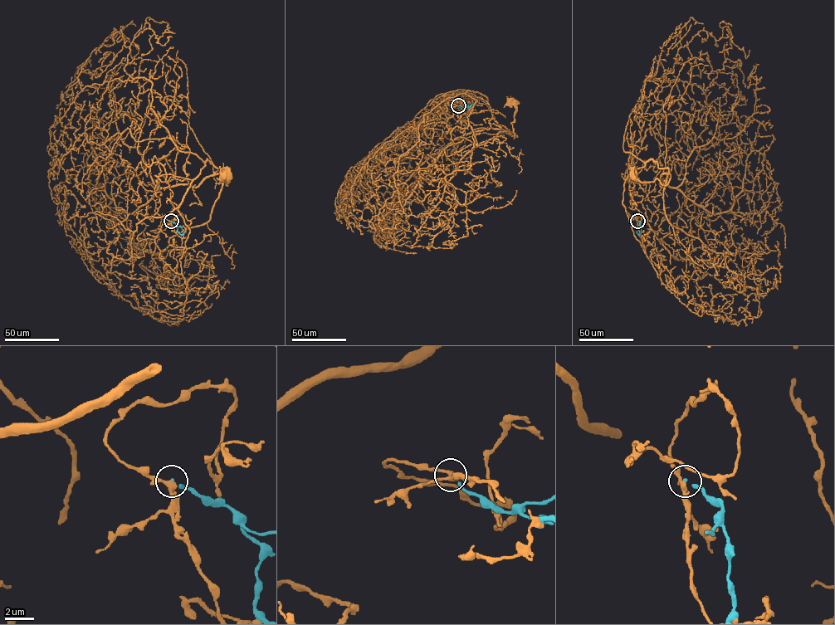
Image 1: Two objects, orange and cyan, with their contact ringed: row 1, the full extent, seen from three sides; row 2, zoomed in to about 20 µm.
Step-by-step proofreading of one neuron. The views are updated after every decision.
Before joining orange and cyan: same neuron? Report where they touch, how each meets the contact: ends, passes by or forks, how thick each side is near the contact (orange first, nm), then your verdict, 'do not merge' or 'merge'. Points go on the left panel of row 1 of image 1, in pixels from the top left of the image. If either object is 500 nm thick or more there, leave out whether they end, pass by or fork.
place (171, 221); orange passes by; cyan ends; calibres 260 and 150 nm; do not merge

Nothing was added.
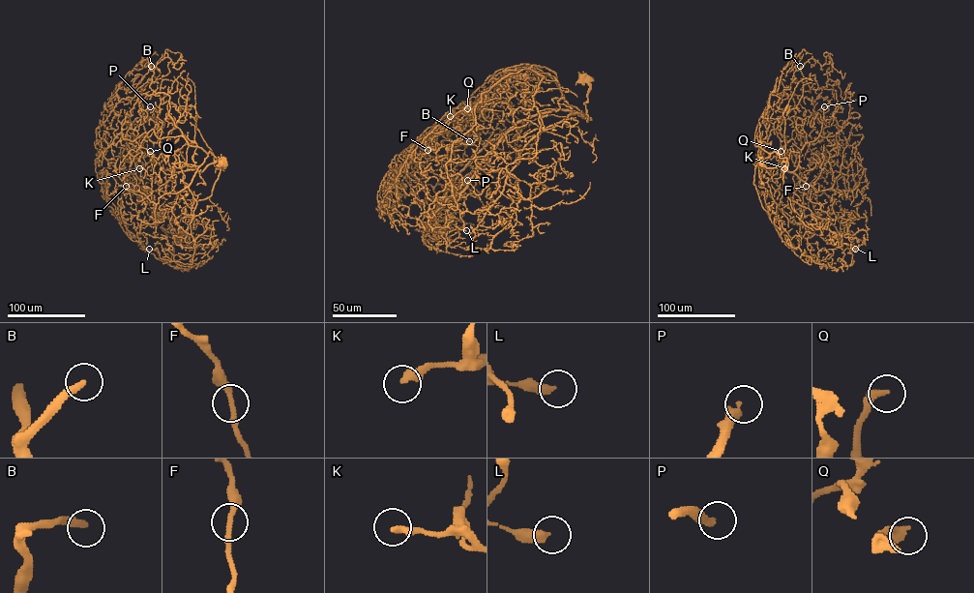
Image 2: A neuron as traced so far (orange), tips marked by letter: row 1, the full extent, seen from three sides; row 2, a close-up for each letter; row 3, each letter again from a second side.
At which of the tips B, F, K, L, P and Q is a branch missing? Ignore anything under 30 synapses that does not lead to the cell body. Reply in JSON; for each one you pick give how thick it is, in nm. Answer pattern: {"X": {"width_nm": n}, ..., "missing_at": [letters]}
{"B": {"width_nm": 320}, "P": {"width_nm": 340}, "missing_at": ["B", "P"]}

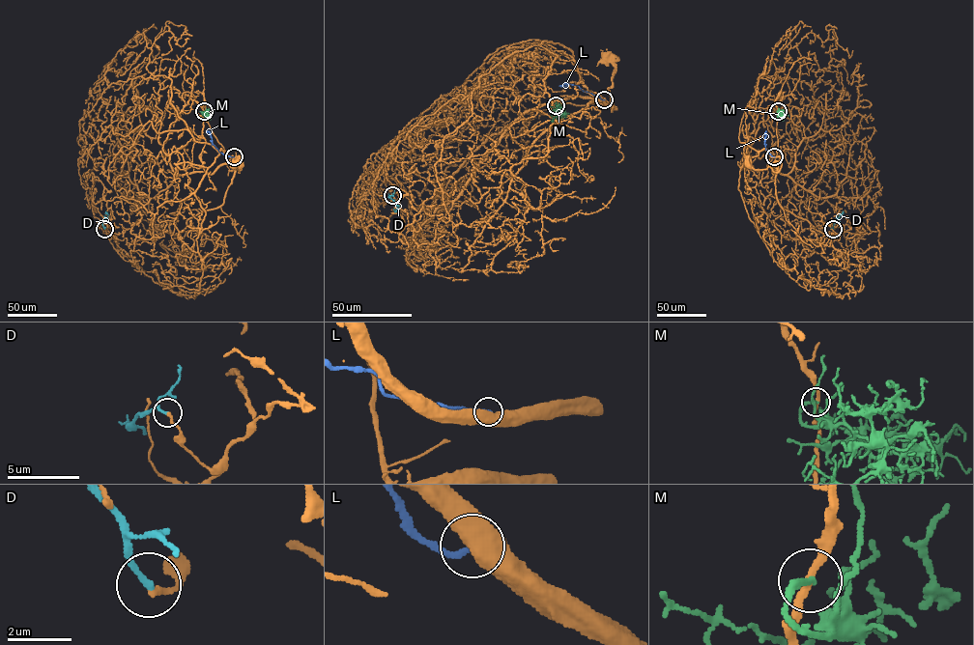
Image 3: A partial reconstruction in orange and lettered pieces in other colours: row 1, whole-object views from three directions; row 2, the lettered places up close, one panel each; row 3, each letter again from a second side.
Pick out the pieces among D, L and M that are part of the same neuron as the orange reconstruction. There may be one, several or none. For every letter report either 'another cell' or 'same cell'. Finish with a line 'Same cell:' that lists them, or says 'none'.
D: another cell
L: another cell
M: another cell
Same cell: none

